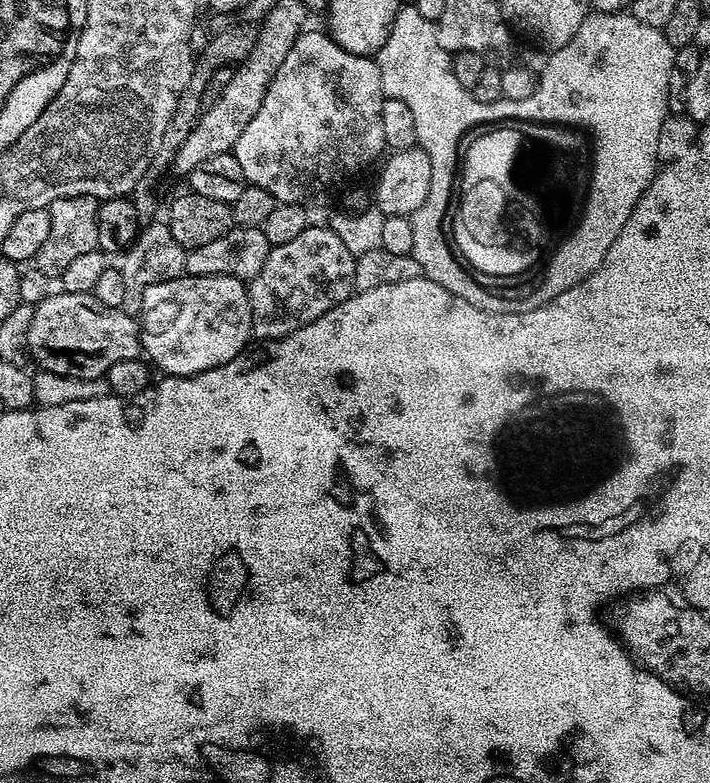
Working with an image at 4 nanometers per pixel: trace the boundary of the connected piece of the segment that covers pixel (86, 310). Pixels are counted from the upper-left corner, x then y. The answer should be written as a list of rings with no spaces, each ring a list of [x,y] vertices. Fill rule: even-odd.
[[[53,291],[34,307],[34,318],[30,321],[28,331],[28,351],[31,359],[46,372],[99,380],[107,377],[114,362],[126,362],[126,358],[141,355],[140,325],[135,315],[127,316],[127,311],[119,308],[103,308],[91,292]]]

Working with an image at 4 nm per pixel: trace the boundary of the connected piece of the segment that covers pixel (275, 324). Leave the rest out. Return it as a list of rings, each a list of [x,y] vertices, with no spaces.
[[[309,226],[291,242],[272,245],[262,270],[258,270],[256,277],[246,284],[252,311],[252,336],[260,342],[280,340],[284,336],[294,334],[302,326],[322,318],[326,310],[334,310],[334,306],[338,306],[353,295],[355,269],[356,257],[350,254],[350,250],[346,250],[342,238],[338,238],[338,234],[334,234],[330,226],[324,228]]]

